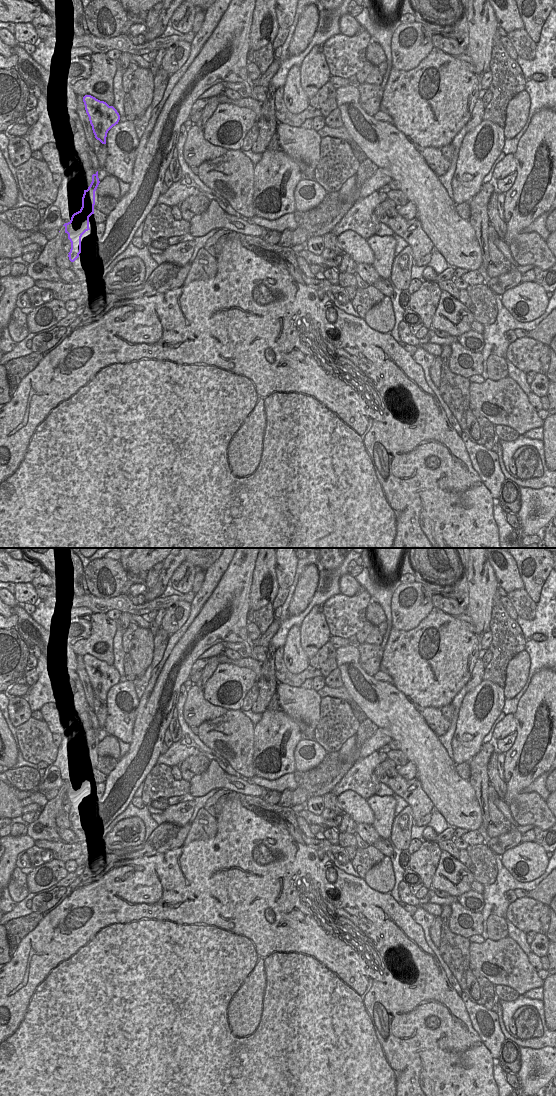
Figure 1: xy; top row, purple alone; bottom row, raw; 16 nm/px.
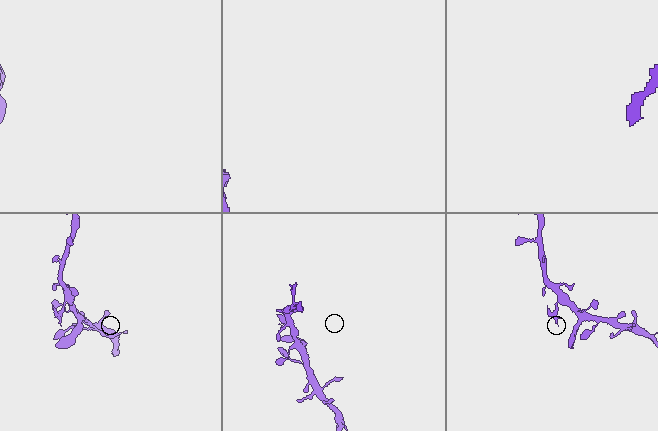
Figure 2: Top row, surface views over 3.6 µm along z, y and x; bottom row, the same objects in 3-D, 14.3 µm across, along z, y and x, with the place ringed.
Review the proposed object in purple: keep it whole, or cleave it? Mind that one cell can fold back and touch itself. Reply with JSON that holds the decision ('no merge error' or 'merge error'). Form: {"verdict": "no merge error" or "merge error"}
{"verdict": "merge error"}

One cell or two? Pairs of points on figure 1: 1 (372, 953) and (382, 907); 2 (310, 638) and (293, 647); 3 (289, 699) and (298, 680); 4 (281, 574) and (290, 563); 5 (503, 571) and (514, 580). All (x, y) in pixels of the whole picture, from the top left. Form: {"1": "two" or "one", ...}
{"1": "one", "2": "two", "3": "two", "4": "one", "5": "one"}

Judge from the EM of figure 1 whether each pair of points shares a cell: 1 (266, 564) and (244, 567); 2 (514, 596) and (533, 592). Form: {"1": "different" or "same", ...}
{"1": "different", "2": "different"}

